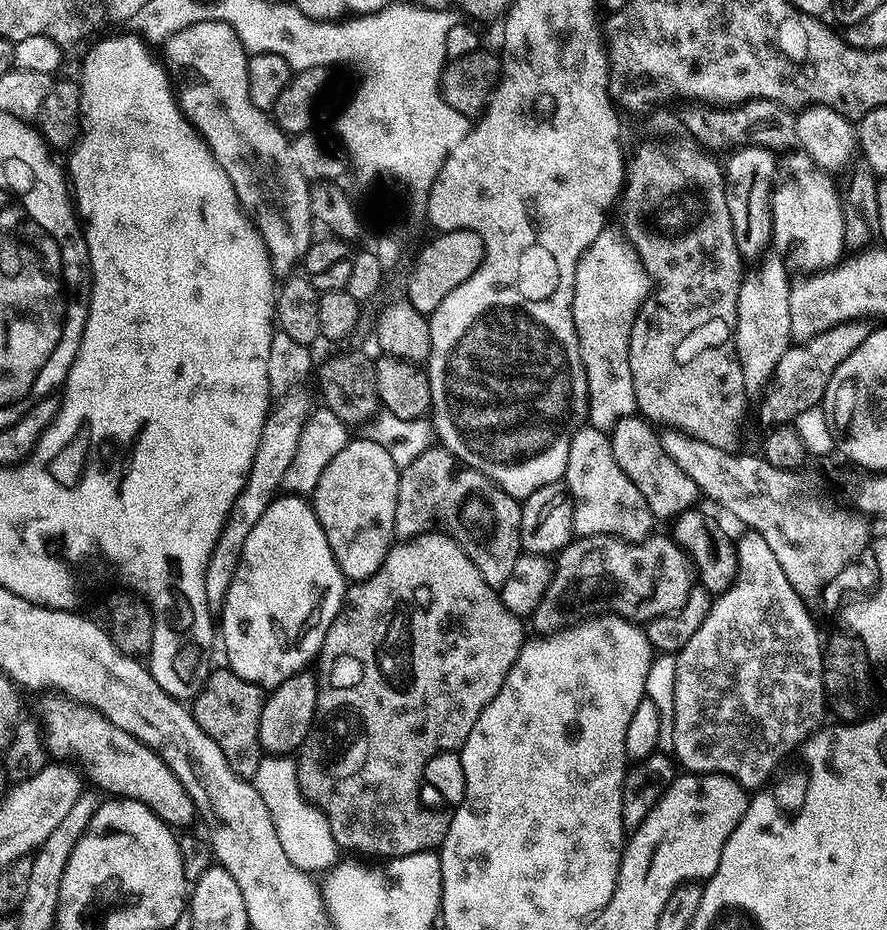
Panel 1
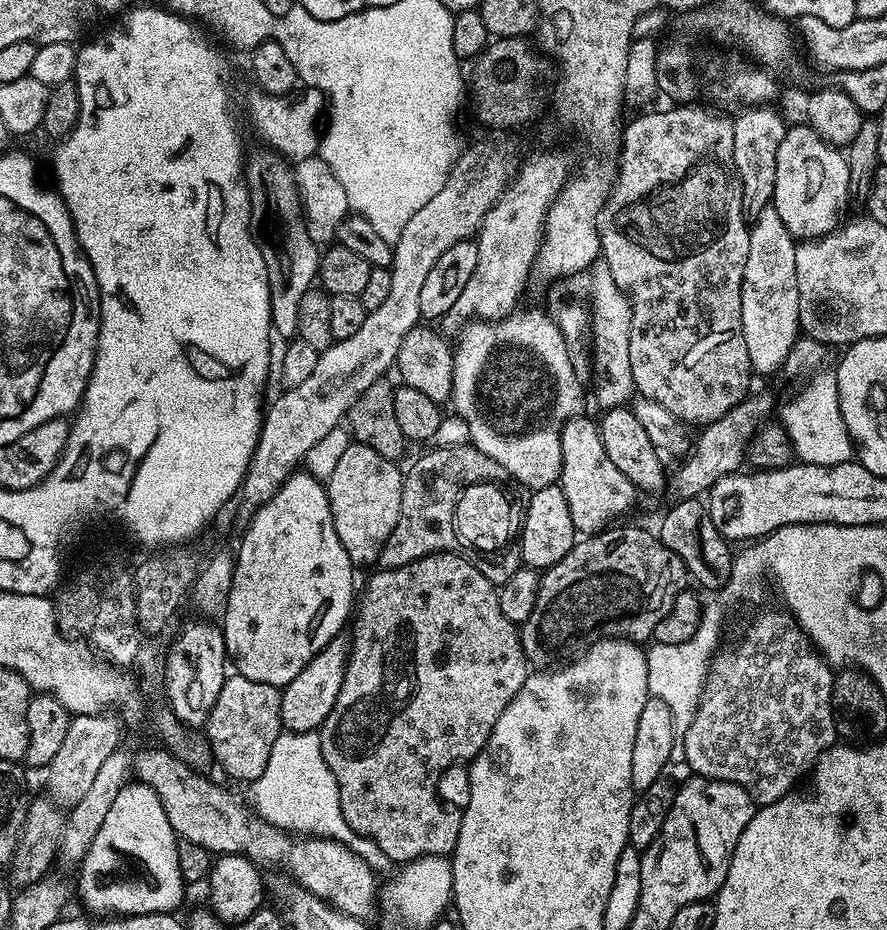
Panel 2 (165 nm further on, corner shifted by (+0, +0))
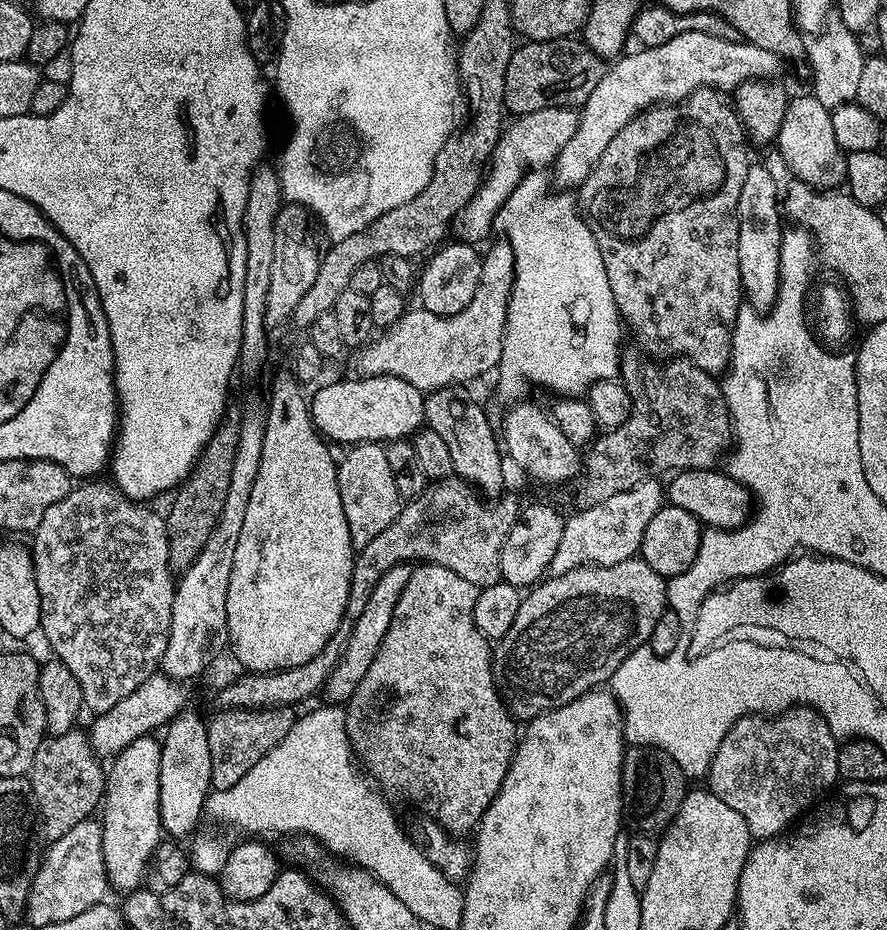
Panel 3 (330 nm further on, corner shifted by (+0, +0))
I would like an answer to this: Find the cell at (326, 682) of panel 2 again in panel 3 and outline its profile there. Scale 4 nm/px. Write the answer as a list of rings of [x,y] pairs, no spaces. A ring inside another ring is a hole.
[[[411,563],[391,566],[374,586],[366,606],[363,607],[362,614],[352,624],[350,638],[344,647],[344,655],[341,656],[324,683],[322,696],[328,699],[325,701],[329,705],[347,705],[354,690],[358,690],[358,682],[362,682],[362,678],[366,678],[366,670],[370,670],[370,662],[374,662],[374,654],[378,654],[378,646],[382,646],[382,638],[386,638],[386,630],[390,630],[390,622],[394,618],[394,606],[398,606],[398,598],[402,594],[402,590],[406,588],[406,582],[410,580],[412,570]]]

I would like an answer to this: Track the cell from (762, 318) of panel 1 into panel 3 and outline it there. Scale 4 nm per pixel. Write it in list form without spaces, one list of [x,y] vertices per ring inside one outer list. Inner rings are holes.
[[[756,162],[749,167],[746,182],[742,182],[742,194],[738,198],[738,266],[740,283],[747,303],[758,312],[767,313],[775,304],[780,293],[780,237],[782,209],[780,192],[774,178],[764,169],[763,163]]]

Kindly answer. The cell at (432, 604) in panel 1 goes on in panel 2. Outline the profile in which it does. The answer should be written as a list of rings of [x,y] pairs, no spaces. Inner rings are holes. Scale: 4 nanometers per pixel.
[[[452,550],[433,552],[432,555],[420,557],[408,565],[397,568],[381,567],[377,571],[365,582],[364,593],[361,596],[359,593],[354,619],[350,624],[352,632],[350,631],[350,647],[346,653],[342,686],[337,692],[333,709],[318,731],[322,758],[330,774],[336,779],[340,791],[340,813],[347,827],[360,836],[369,836],[386,859],[393,860],[396,866],[403,866],[409,860],[417,860],[423,856],[447,857],[451,853],[460,829],[460,812],[451,806],[445,806],[436,795],[436,779],[451,764],[471,761],[473,756],[477,756],[484,749],[494,722],[498,720],[498,714],[506,710],[506,706],[516,697],[524,680],[530,675],[530,665],[520,645],[517,625],[511,624],[502,614],[498,588],[475,568],[469,557]]]

